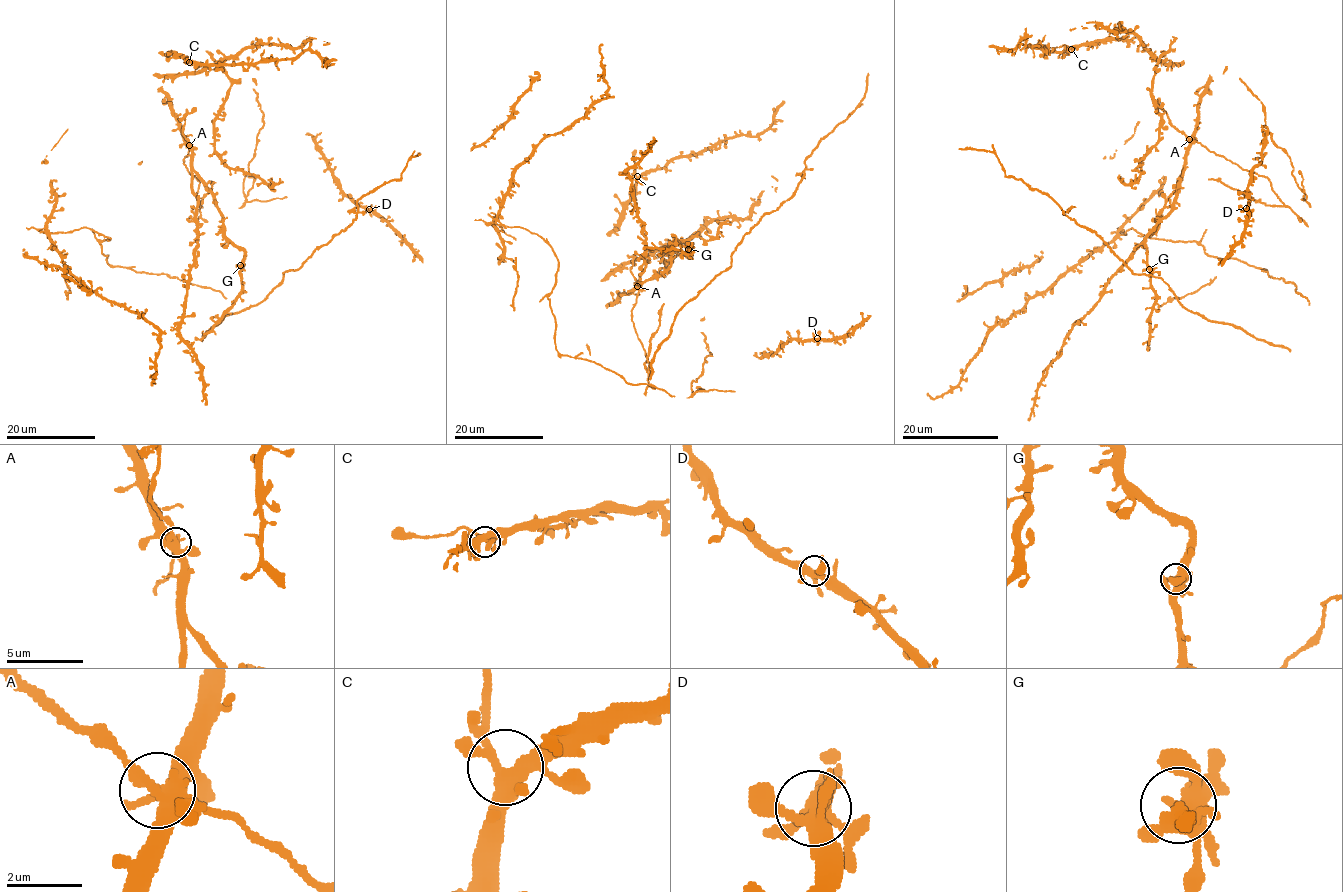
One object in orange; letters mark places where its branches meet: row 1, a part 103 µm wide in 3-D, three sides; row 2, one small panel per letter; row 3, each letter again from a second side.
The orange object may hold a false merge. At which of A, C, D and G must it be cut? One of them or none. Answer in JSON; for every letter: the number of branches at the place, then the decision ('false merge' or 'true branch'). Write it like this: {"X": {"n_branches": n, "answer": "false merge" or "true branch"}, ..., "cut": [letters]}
{"A": {"n_branches": 6, "answer": "true branch"}, "C": {"n_branches": 5, "answer": "true branch"}, "D": {"n_branches": 6, "answer": "true branch"}, "G": {"n_branches": 6, "answer": "true branch"}, "cut": []}

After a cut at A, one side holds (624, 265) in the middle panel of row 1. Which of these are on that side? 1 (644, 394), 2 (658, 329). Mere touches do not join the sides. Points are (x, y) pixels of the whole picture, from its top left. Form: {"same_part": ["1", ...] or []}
{"same_part": []}

